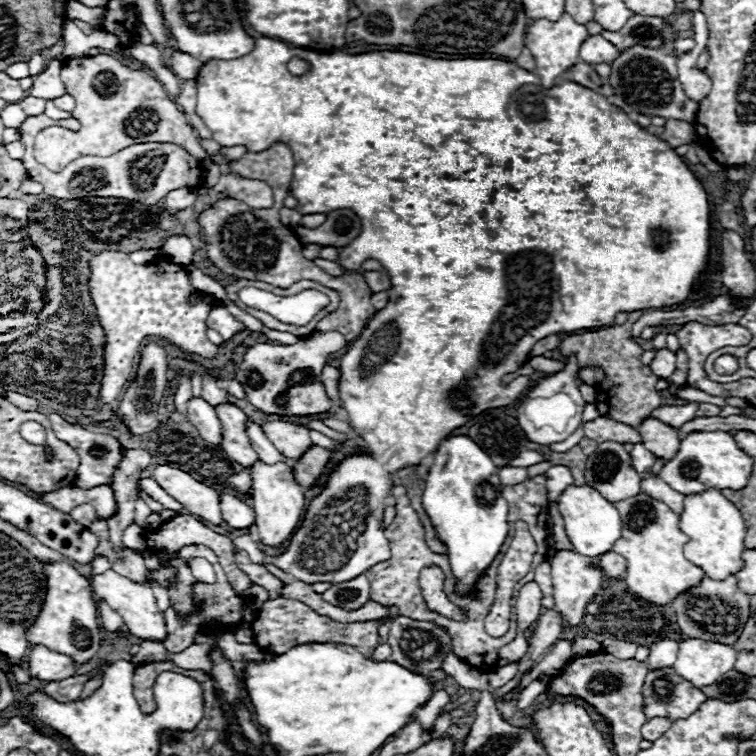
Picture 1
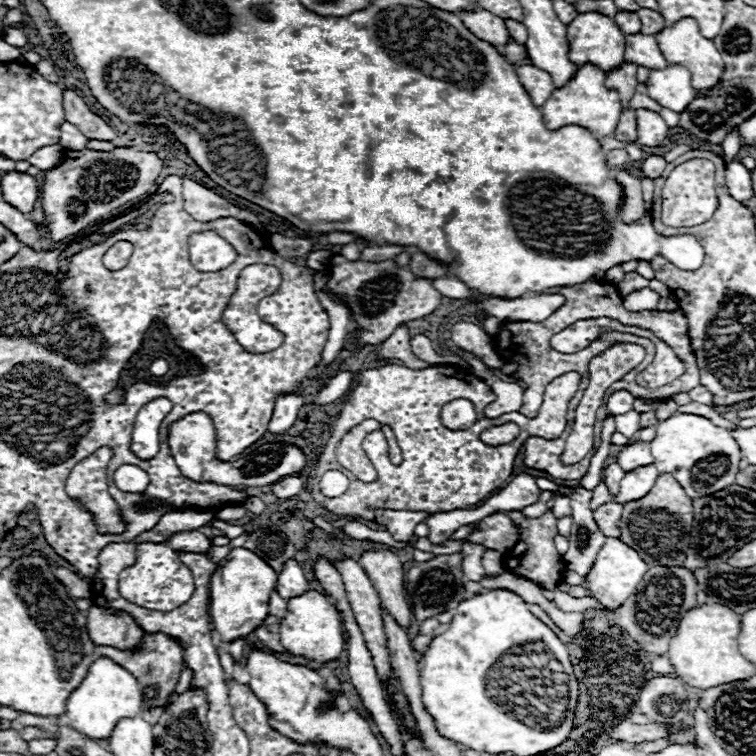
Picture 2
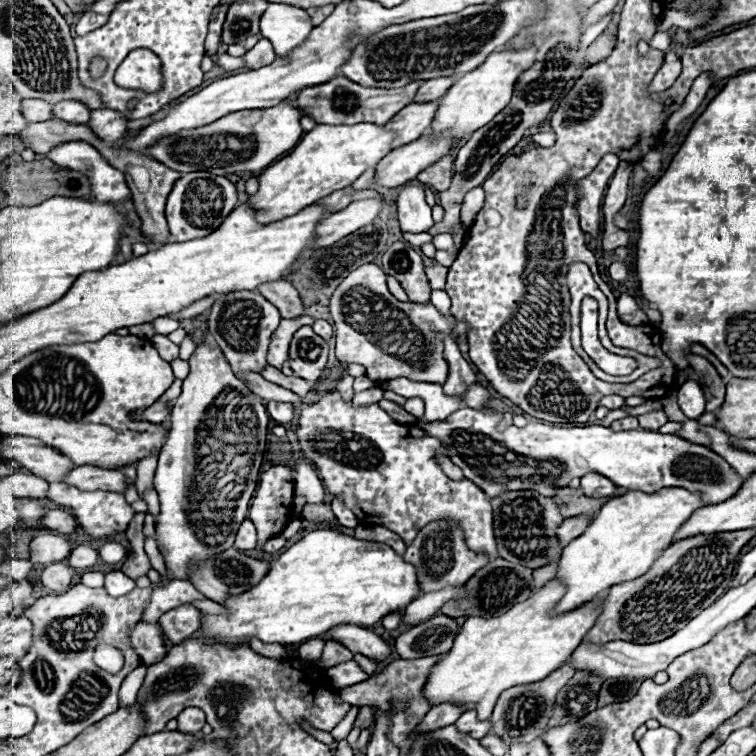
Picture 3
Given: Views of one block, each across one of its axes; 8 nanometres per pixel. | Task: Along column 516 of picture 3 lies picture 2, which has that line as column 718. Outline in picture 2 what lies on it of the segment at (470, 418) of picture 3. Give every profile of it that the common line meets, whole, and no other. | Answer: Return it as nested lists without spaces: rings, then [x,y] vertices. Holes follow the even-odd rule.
[[[680,412],[656,426],[656,438],[650,442],[650,448],[656,470],[660,474],[676,476],[676,480],[690,498],[708,496],[712,492],[718,492],[720,488],[732,486],[742,456],[730,432],[714,426],[704,416]]]

